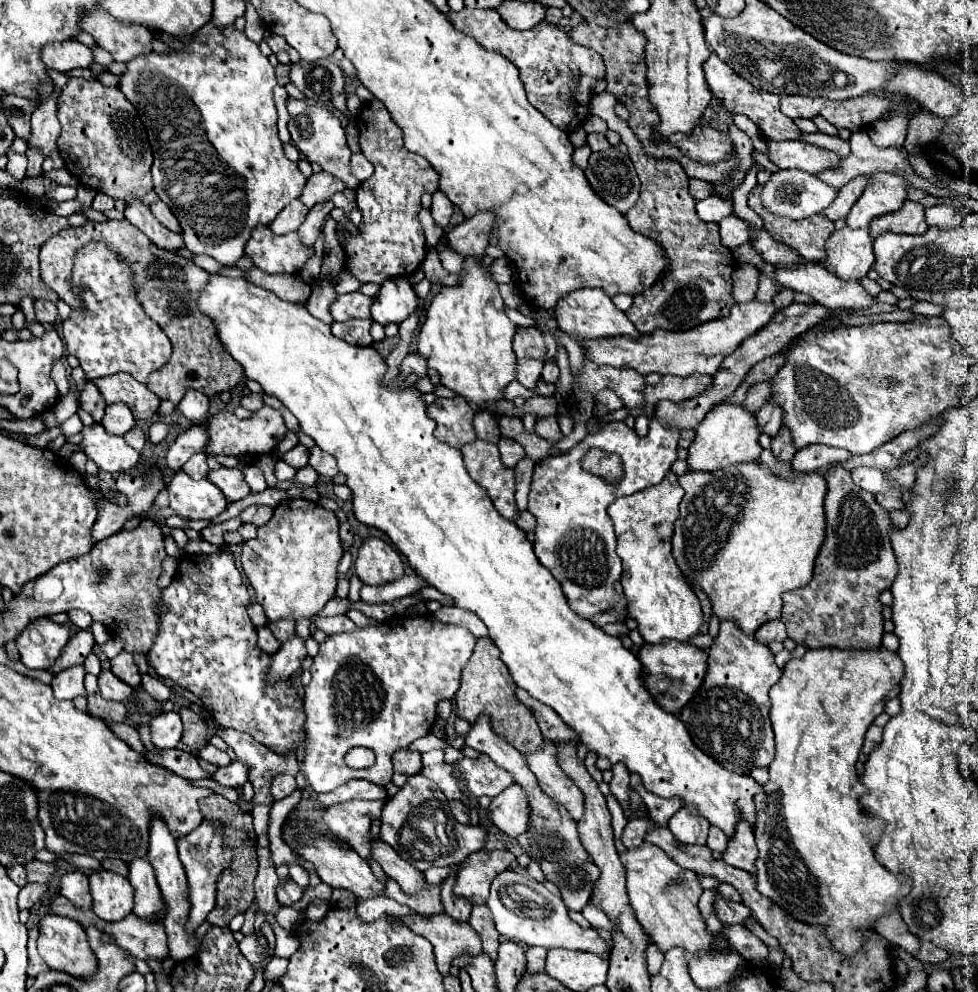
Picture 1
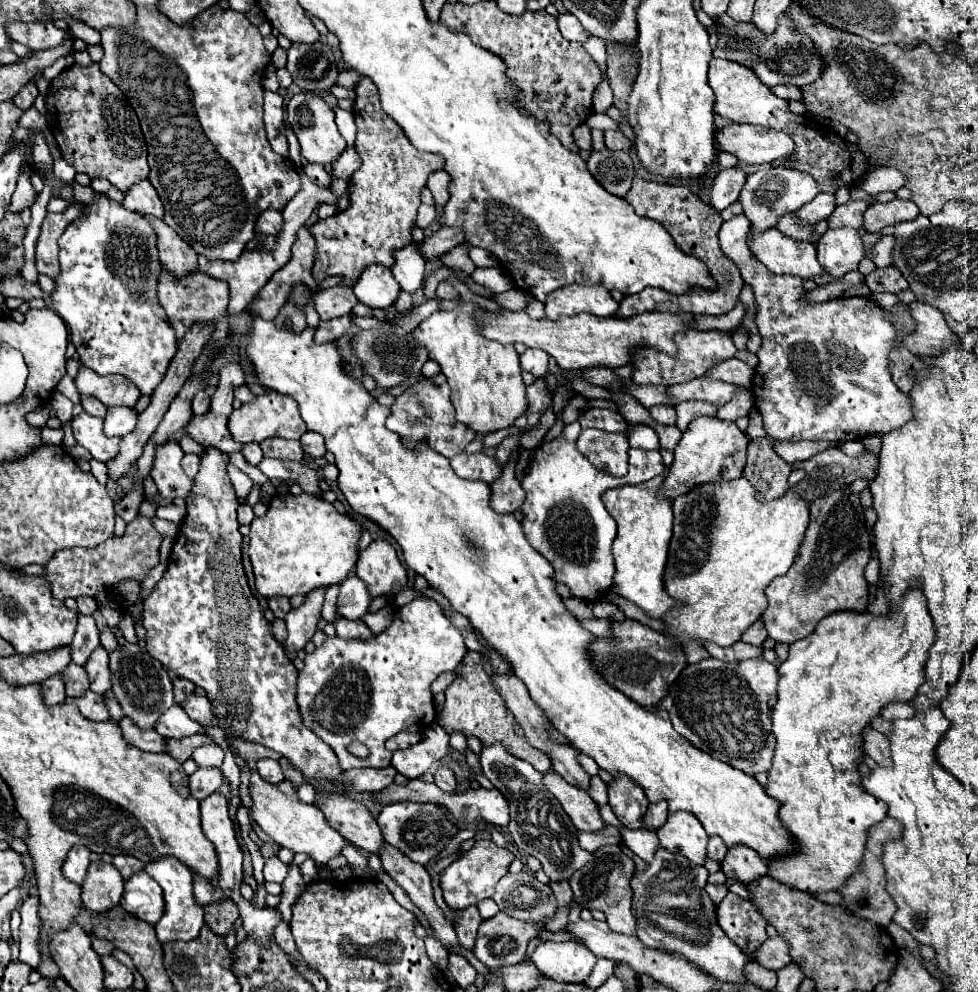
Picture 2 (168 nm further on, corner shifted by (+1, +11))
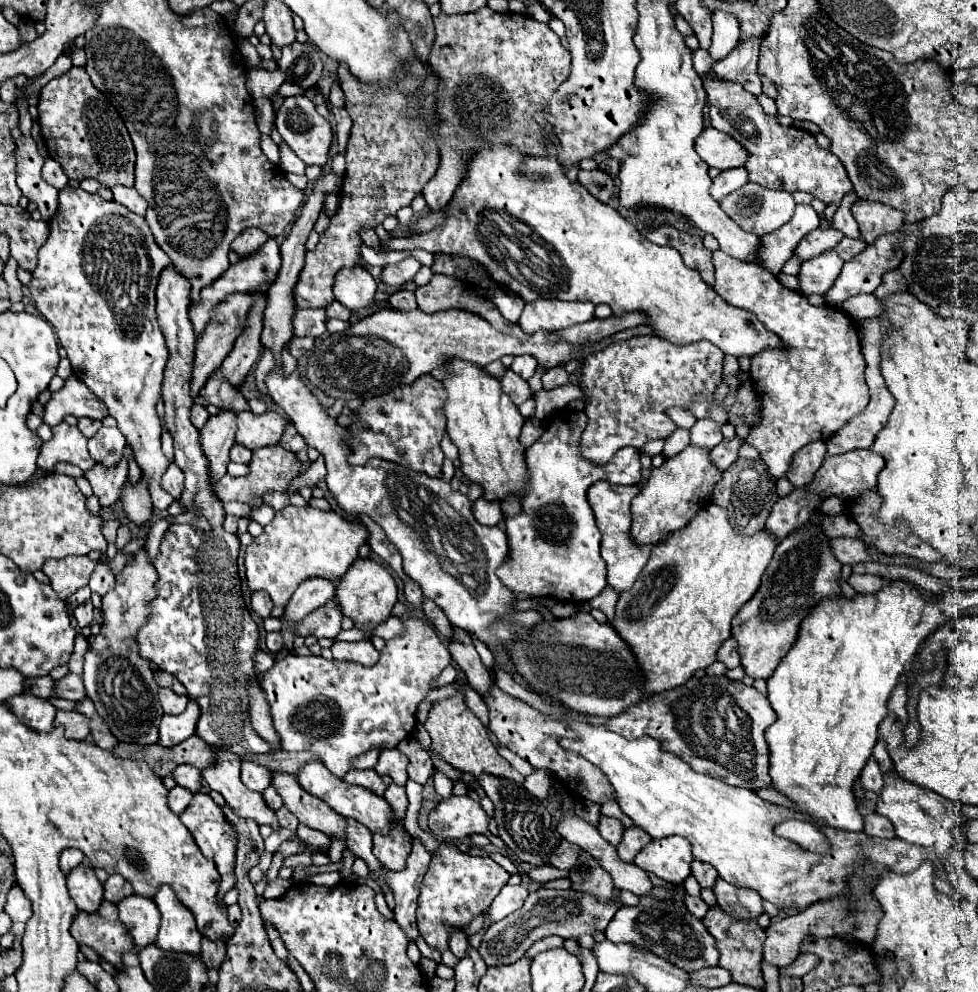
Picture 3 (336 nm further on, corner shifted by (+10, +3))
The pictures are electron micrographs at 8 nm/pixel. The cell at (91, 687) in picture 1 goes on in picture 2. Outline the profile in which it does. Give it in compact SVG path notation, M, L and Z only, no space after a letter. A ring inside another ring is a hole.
M87 691L85 695L81 695L77 699L71 699L71 701L79 707L79 711L81 711L81 715L85 719L91 719L91 721L109 721L109 711L107 711L101 695L97 695L93 691Z

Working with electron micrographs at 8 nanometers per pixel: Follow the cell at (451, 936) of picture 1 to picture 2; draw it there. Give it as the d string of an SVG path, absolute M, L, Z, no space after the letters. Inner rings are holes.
M497 913L479 927L475 957L489 969L499 965L517 965L527 957L527 945L535 939L547 921L519 921Z

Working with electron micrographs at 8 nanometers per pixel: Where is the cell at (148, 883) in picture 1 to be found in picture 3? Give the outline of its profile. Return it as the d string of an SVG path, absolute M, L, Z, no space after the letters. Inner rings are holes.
M128 895L118 903L120 921L130 929L134 943L142 949L154 943L160 925L160 911L156 903L142 895Z

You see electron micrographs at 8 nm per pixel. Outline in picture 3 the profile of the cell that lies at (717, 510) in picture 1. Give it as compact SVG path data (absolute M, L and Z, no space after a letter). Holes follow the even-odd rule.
M712 503L700 509L684 529L668 533L668 537L652 549L650 561L634 583L634 589L630 589L630 593L620 593L616 619L612 623L618 635L622 635L634 653L638 653L642 669L646 669L646 695L682 685L696 669L706 669L716 661L720 645L732 635L734 615L760 587L776 547L778 539L766 529L760 529L754 535L742 535L742 529L730 521L726 509Z

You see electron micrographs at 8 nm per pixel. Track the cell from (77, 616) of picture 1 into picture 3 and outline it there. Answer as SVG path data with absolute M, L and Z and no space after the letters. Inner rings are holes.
M86 601L86 603L78 605L78 607L74 609L74 617L76 617L76 621L78 621L80 627L90 625L90 623L94 621L94 607L92 607L92 603Z

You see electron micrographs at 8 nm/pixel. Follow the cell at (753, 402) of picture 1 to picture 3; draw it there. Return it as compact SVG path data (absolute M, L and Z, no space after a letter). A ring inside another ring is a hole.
M702 419L696 421L694 427L690 429L690 443L698 445L698 447L706 447L712 449L722 441L722 425L718 425L712 419Z

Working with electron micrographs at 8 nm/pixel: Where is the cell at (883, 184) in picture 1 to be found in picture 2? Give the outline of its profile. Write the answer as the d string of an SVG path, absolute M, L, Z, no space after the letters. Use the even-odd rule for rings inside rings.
M849 201L841 207L837 207L831 217L827 219L829 229L837 229L837 227L853 227L859 229L863 225L863 213L869 207L869 201Z

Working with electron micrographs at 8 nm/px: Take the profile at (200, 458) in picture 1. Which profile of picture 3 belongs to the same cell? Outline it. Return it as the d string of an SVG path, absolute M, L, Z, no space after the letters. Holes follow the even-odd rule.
M170 463L168 471L164 473L162 477L162 487L174 495L174 499L178 499L182 495L182 489L184 489L184 473L178 465Z

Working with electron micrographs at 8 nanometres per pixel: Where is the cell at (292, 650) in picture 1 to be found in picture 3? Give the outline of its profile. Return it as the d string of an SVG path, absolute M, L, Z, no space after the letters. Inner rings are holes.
M314 577L314 581L304 581L294 595L290 597L284 615L282 615L282 637L284 637L284 647L294 649L294 639L296 633L292 627L300 623L306 615L310 615L314 609L324 605L328 599L336 595L336 587L332 581L322 581L320 577Z

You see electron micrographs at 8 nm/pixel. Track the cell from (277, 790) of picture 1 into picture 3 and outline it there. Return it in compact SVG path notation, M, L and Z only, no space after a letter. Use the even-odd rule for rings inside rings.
M244 761L242 763L242 781L244 781L244 785L248 789L262 793L272 783L272 773L266 767L262 767L262 765Z

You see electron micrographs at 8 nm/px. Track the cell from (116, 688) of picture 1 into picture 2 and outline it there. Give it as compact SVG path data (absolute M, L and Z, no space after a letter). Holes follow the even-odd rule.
M99 645L91 657L87 659L87 663L83 665L89 677L89 689L95 693L105 693L111 689L111 675L109 675L109 657L107 651L103 649L103 645Z

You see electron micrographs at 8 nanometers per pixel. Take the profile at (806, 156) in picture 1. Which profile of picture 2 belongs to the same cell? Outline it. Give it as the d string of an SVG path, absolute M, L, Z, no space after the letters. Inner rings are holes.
M731 123L715 131L715 141L721 151L735 155L741 163L771 163L793 153L793 141L785 133L761 129L757 125Z

